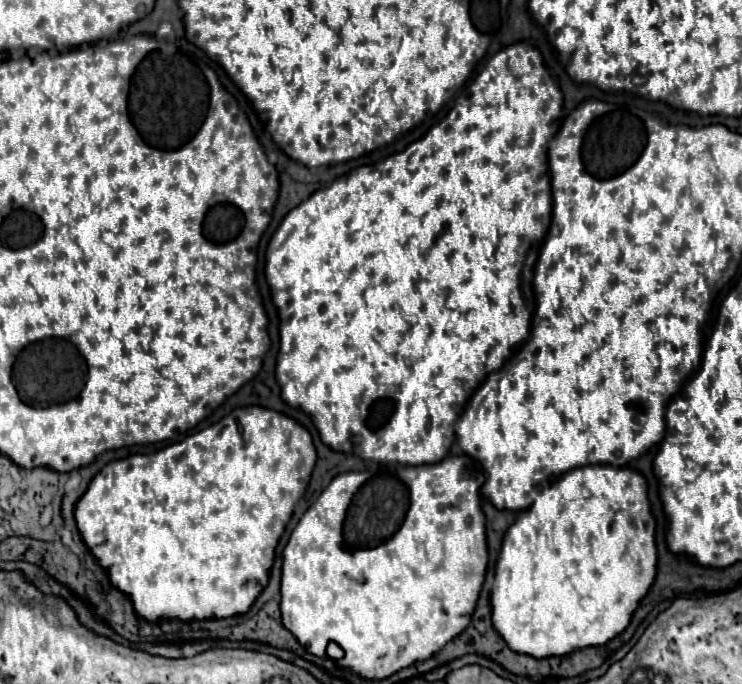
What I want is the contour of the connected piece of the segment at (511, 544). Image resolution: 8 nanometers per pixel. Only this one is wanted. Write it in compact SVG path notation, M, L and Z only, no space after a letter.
M600 464L568 470L556 482L542 488L542 492L538 494L534 504L528 510L520 512L518 520L508 528L508 532L504 536L500 558L496 564L494 584L490 590L494 628L498 630L498 634L506 640L506 644L514 652L530 654L536 658L564 656L564 654L570 654L570 652L586 648L586 646L606 644L608 640L612 640L616 634L620 634L628 626L632 612L638 608L638 602L645 597L654 582L656 558L658 558L654 532L656 532L656 520L650 510L650 500L648 500L648 492L646 492L646 478L640 472L636 472L632 468L614 468L614 466L600 466Z

